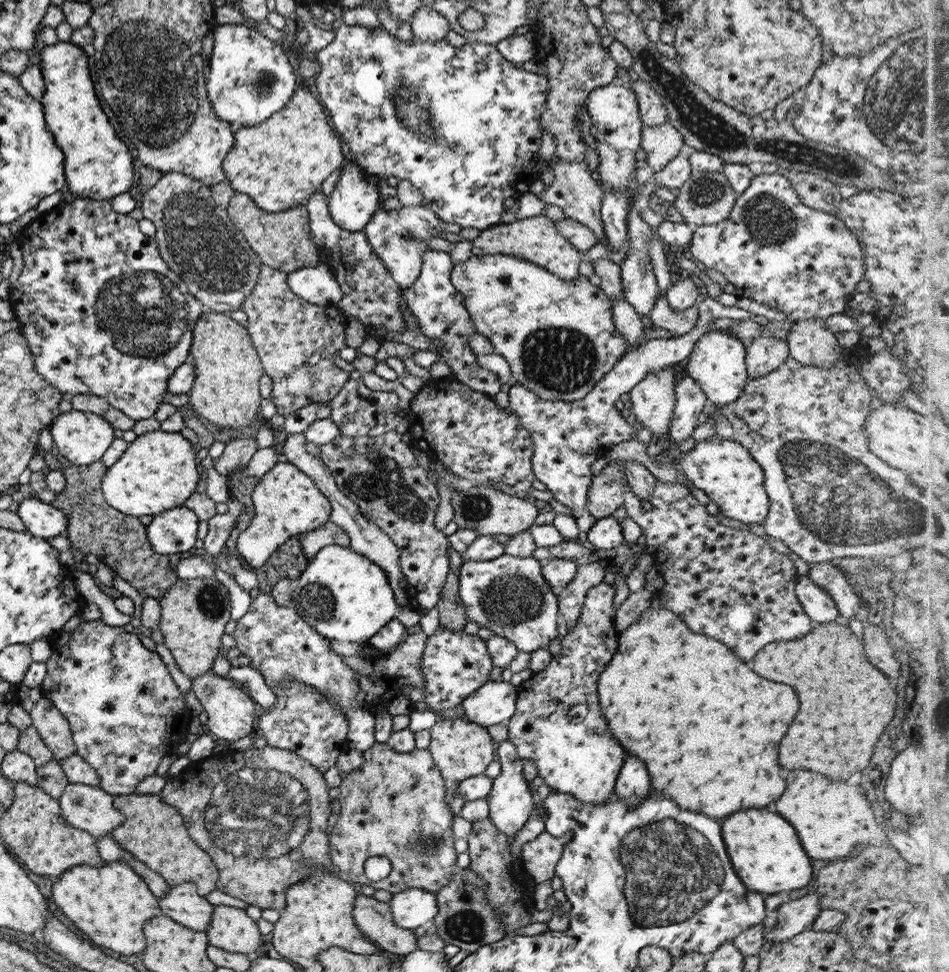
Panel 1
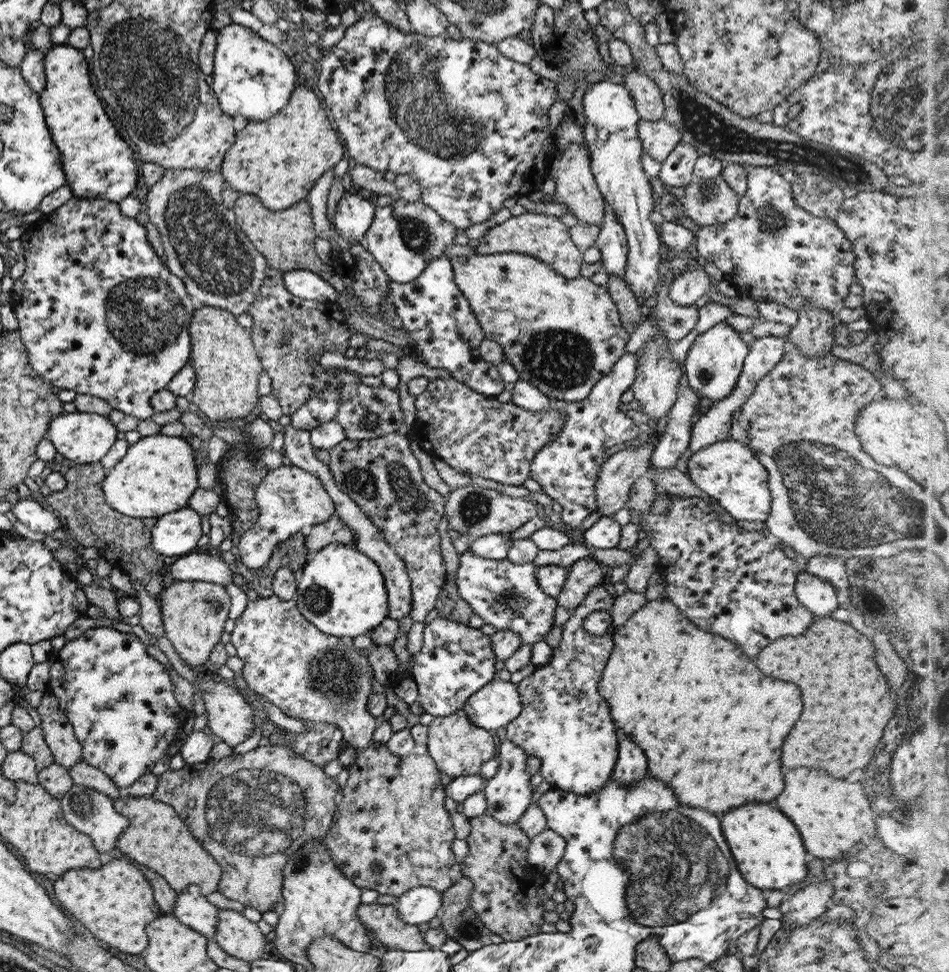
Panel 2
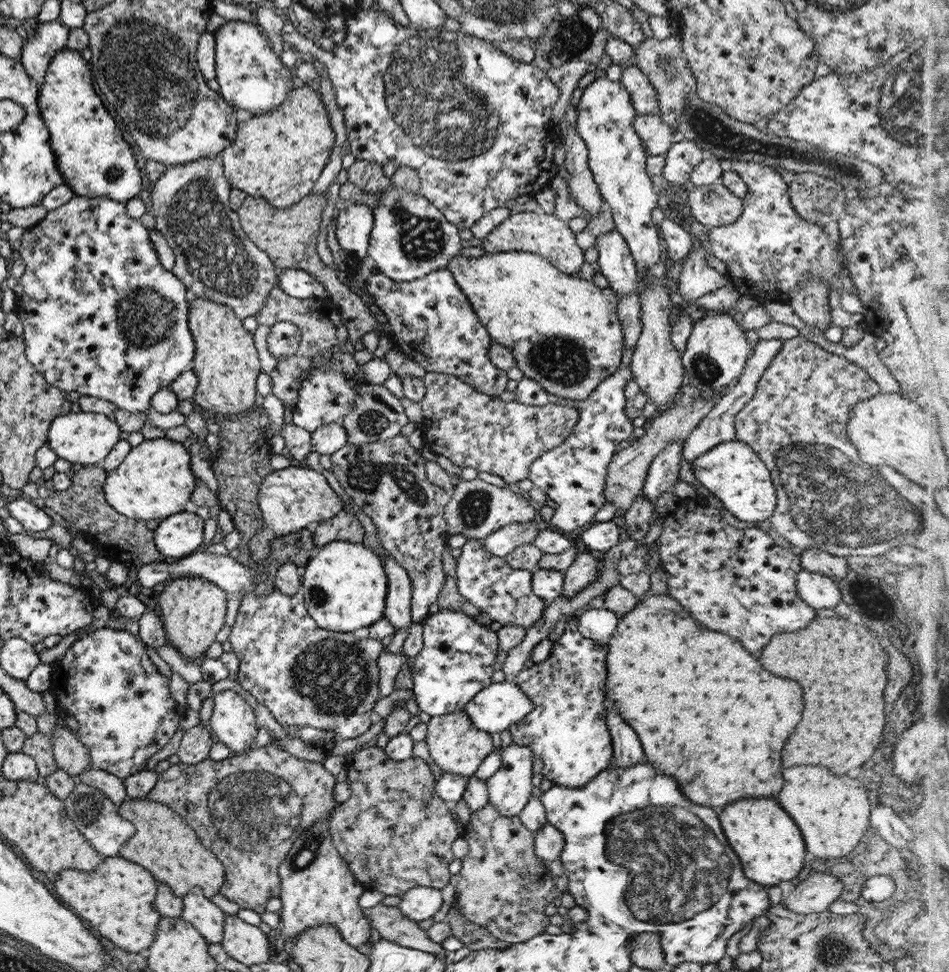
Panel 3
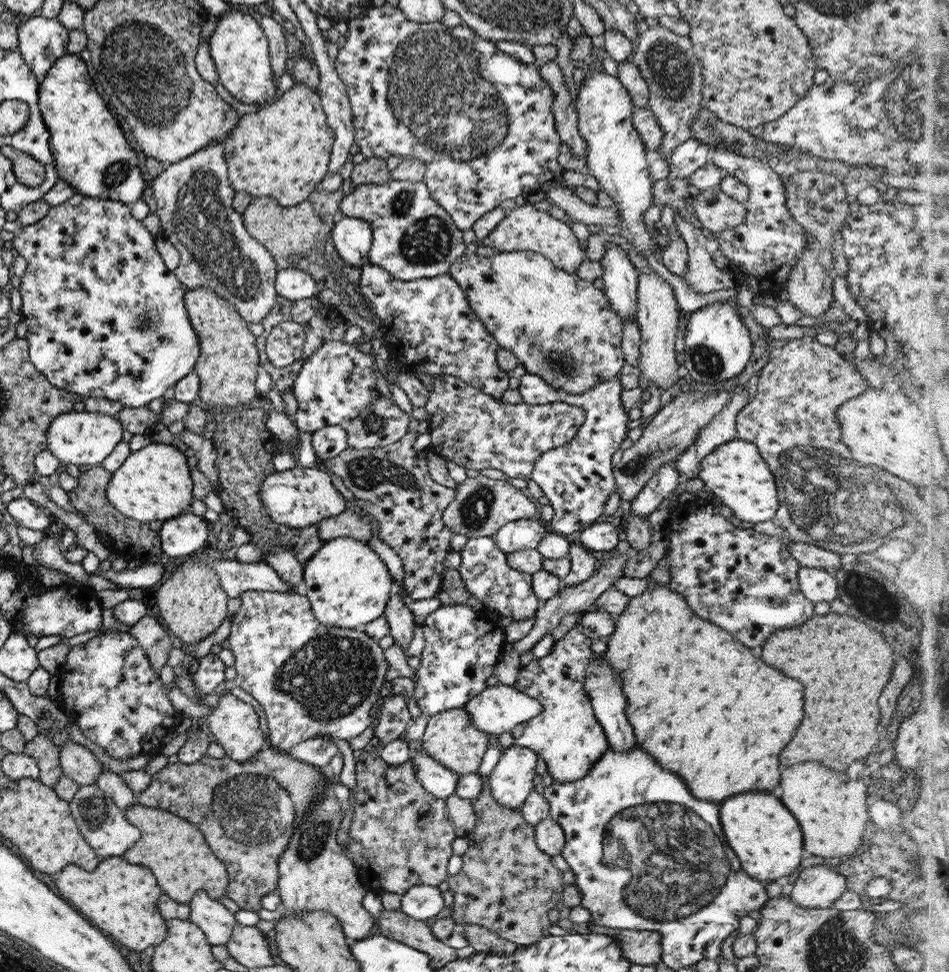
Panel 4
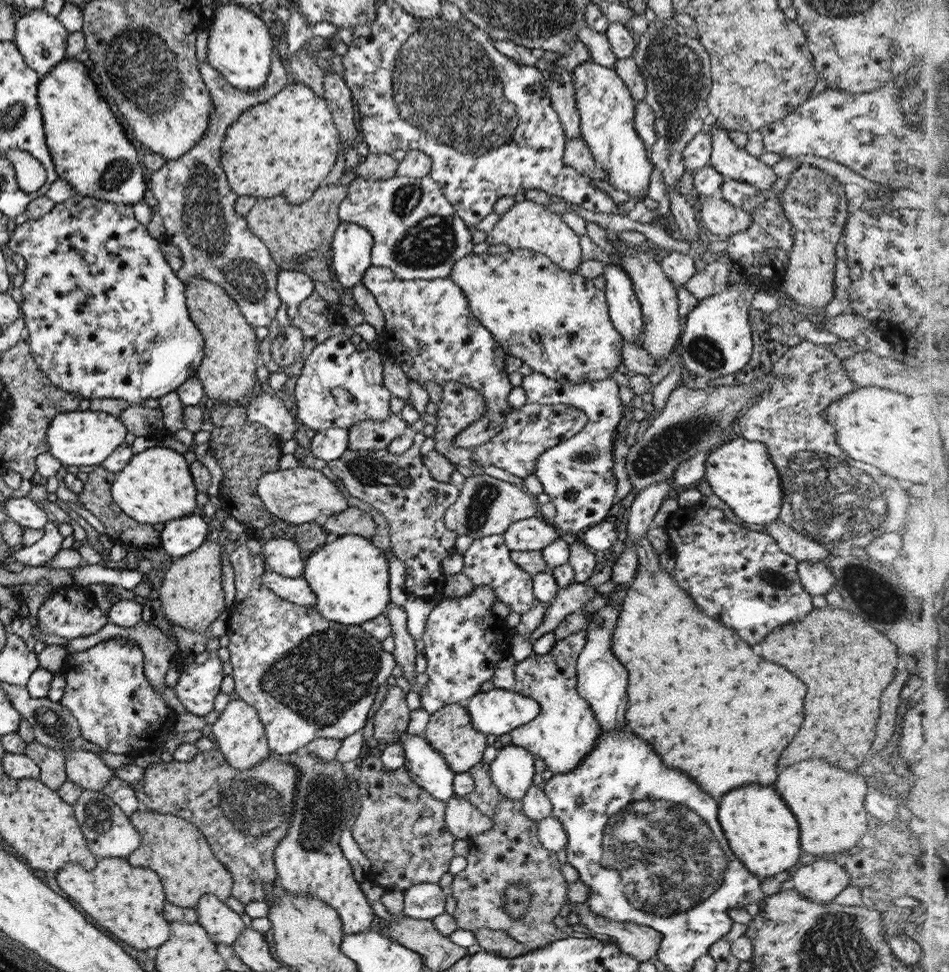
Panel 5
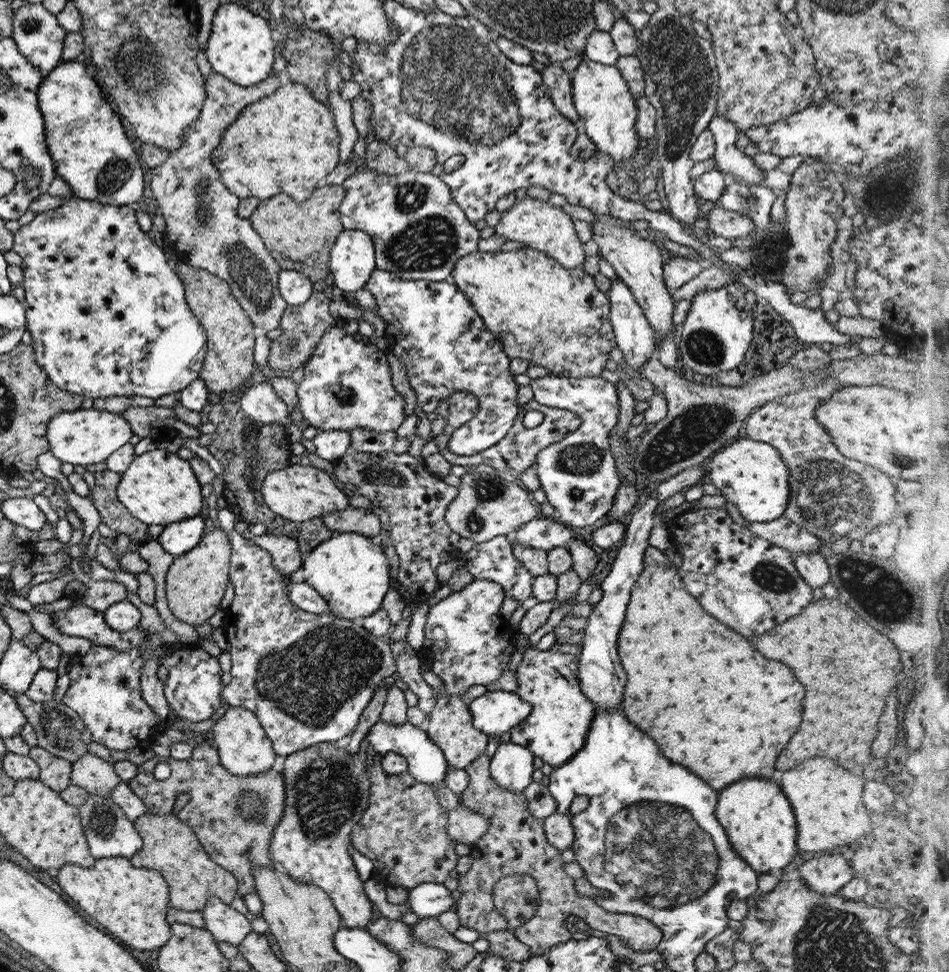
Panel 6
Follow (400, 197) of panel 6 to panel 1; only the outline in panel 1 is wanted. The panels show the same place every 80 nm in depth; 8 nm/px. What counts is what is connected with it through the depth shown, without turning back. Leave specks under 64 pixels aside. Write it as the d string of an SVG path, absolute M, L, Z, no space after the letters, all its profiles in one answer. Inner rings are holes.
M422 205L405 206L398 212L382 209L375 211L362 230L373 252L401 289L408 289L419 274L421 257L430 250L425 240L435 237L435 232L441 234L443 231L443 221Z

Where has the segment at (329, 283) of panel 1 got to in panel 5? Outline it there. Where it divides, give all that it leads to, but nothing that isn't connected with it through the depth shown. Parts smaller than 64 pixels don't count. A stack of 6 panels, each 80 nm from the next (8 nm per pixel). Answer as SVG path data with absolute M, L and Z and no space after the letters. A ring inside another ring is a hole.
M280 270L276 276L277 296L289 307L296 307L315 292L315 285L310 276L293 270Z

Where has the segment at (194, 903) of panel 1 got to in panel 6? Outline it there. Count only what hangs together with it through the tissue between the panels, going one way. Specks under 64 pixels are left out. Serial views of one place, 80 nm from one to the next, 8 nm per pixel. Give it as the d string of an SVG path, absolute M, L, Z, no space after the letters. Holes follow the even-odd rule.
M209 897L200 913L204 929L212 934L216 942L226 942L237 947L245 936L252 932L249 920L216 897Z

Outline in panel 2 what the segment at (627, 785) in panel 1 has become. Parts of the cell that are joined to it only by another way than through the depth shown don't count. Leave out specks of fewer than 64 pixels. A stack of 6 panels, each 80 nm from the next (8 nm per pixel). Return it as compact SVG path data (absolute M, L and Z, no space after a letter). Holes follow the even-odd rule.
M619 734L617 746L617 758L612 768L612 777L623 786L627 786L647 774L647 766L645 766L647 762L629 736Z

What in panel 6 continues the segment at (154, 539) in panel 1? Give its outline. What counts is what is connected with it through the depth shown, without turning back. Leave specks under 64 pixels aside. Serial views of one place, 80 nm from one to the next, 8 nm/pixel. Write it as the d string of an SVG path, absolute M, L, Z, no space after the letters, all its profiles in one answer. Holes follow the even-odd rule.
M196 515L163 526L156 542L174 558L191 551L202 538L204 515Z

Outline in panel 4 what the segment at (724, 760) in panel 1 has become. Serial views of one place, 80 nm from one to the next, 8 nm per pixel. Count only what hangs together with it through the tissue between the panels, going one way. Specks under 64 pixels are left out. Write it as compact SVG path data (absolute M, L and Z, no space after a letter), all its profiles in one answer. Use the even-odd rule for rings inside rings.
M649 575L647 579L646 589L642 590L638 595L629 597L625 608L618 614L614 622L614 629L609 636L606 636L605 650L603 658L620 674L621 692L627 700L627 708L625 708L625 716L631 725L636 744L639 744L643 750L647 750L653 760L663 768L663 770L671 770L675 772L687 786L689 792L695 798L701 800L709 800L709 802L721 802L731 794L739 794L739 792L751 792L751 790L771 790L773 786L777 786L779 782L779 772L777 772L777 754L781 752L781 748L789 742L789 738L793 736L799 720L801 720L801 704L803 704L803 686L793 680L787 678L785 674L781 674L779 670L765 666L759 658L755 658L751 654L749 648L745 648L733 635L726 633L709 621L699 618L685 602L681 594L677 594L667 585L659 585L652 583Z

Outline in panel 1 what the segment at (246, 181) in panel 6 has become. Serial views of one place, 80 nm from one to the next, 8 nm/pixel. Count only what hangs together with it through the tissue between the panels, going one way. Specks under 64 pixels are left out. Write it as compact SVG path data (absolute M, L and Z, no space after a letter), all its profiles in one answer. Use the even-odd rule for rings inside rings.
M296 88L287 104L255 126L240 127L234 132L234 145L222 162L229 186L237 193L247 194L255 206L268 213L278 213L301 205L313 190L342 163L341 142L327 124L323 106L307 89Z

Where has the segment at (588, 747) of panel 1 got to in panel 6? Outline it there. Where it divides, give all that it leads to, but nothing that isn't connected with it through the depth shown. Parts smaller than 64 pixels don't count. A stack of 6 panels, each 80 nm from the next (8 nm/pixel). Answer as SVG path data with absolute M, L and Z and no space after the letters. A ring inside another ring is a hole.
M555 643L547 650L527 646L515 669L515 694L530 704L530 713L523 722L508 730L510 741L524 746L553 768L567 762L583 746L593 718L594 704L581 693L576 677L579 653L580 646L574 644Z

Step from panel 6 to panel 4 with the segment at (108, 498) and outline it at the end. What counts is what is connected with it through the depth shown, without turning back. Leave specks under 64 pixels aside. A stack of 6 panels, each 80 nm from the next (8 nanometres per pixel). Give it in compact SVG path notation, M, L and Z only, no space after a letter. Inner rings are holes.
M100 465L85 470L77 478L77 487L66 492L69 502L78 512L86 516L84 520L93 526L103 546L109 550L109 554L120 555L126 561L138 559L141 563L151 562L152 558L161 554L158 532L149 529L148 523L131 520L111 506L105 491L109 479L111 479L111 473L103 470Z

